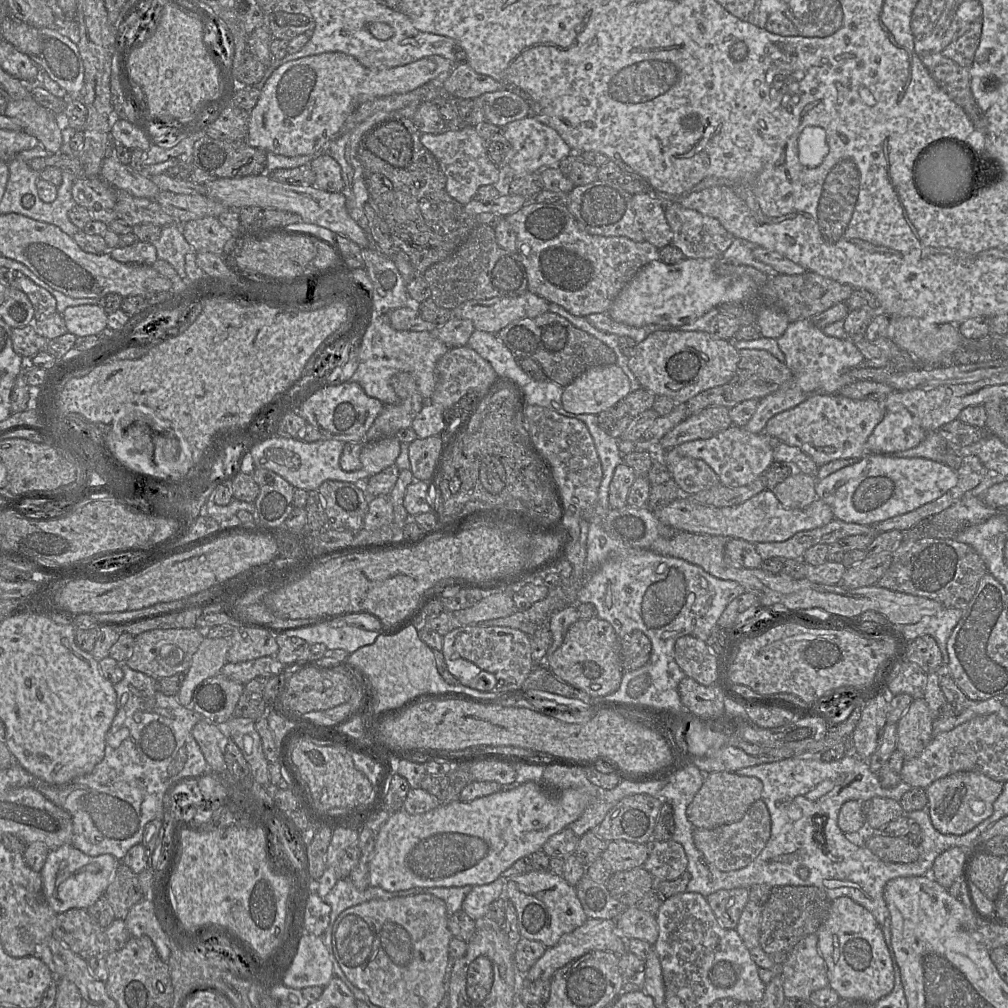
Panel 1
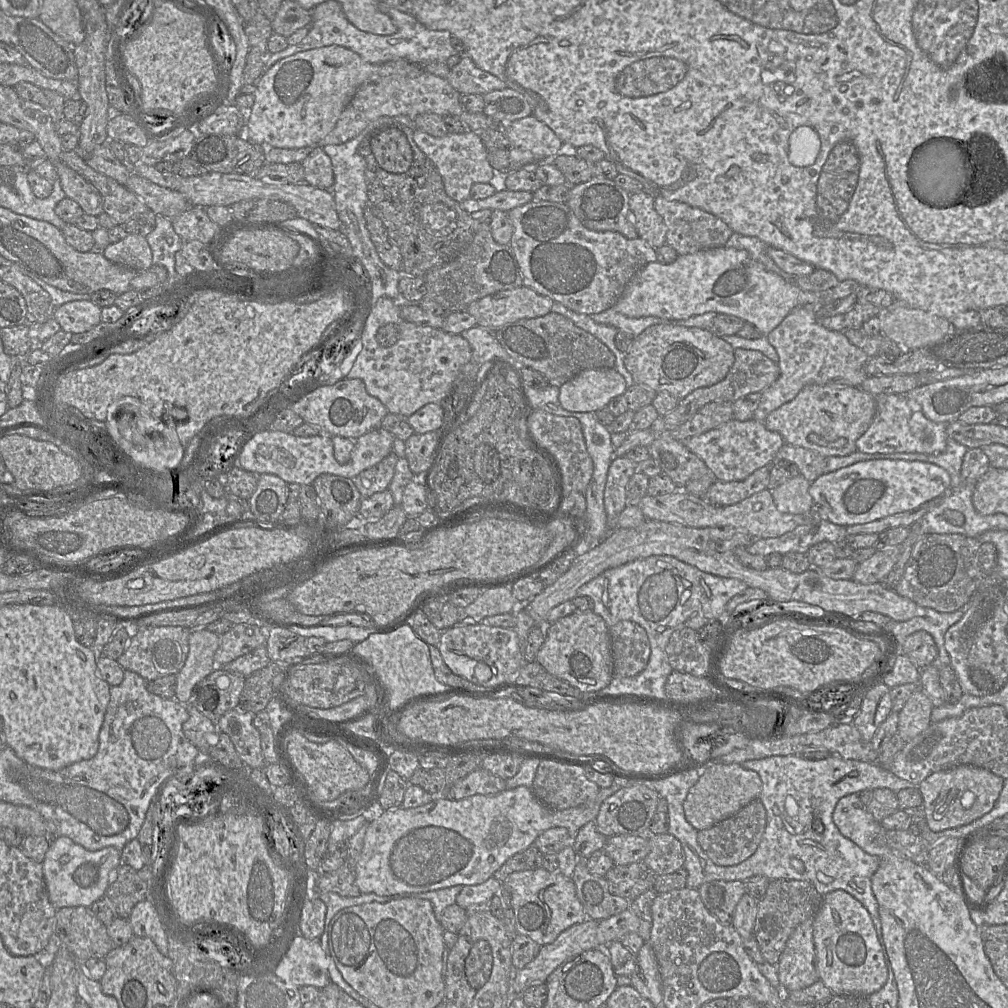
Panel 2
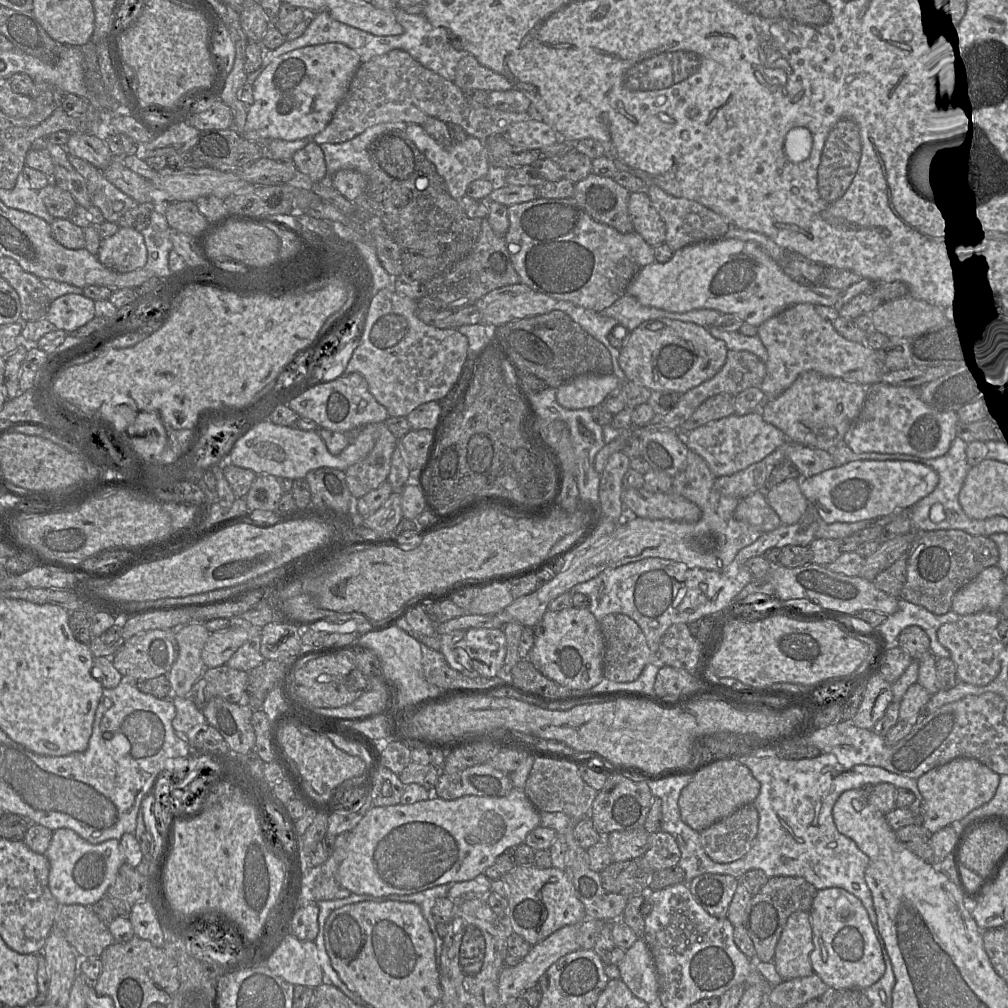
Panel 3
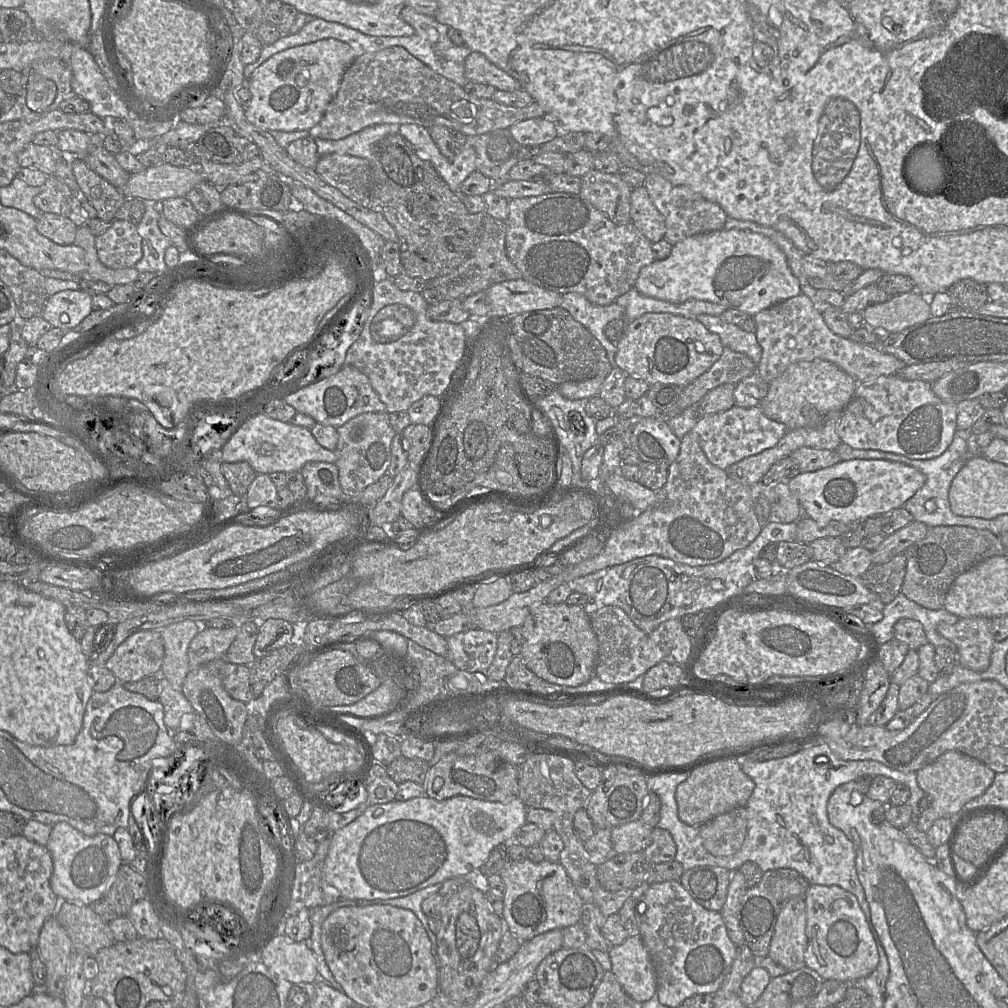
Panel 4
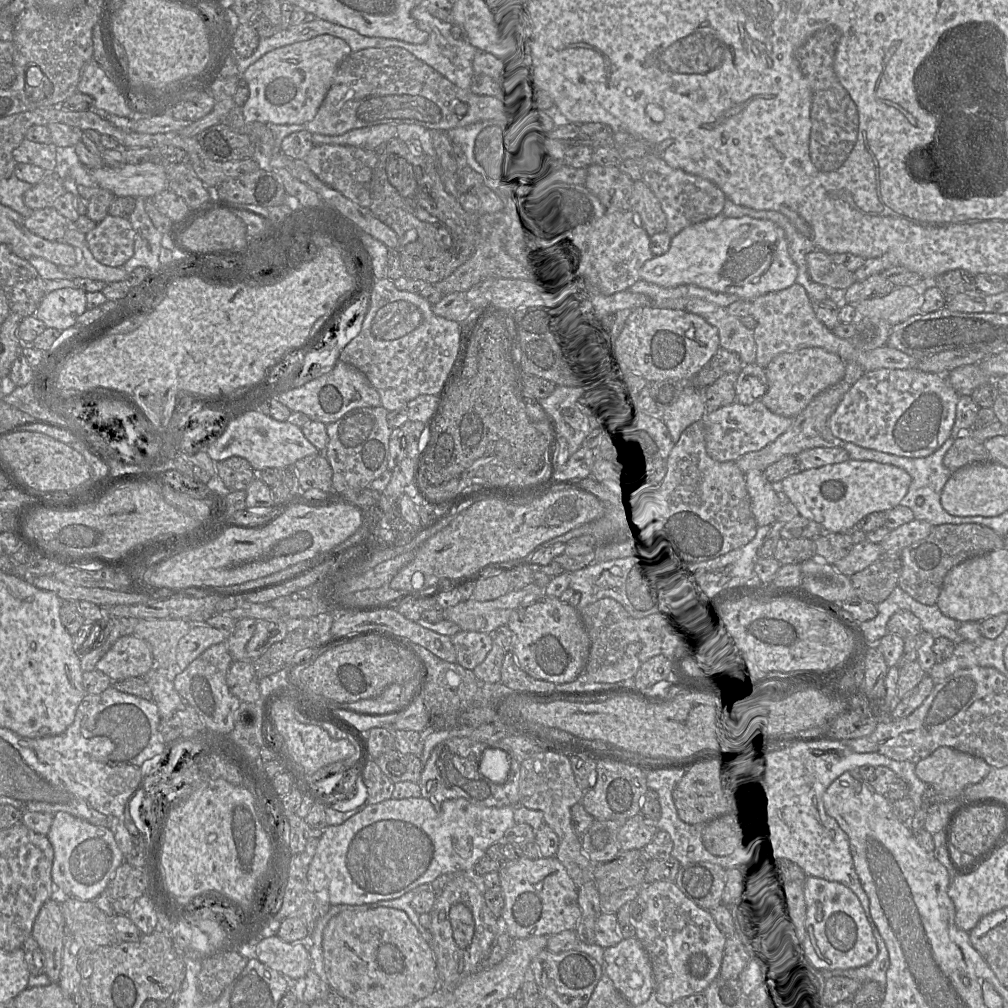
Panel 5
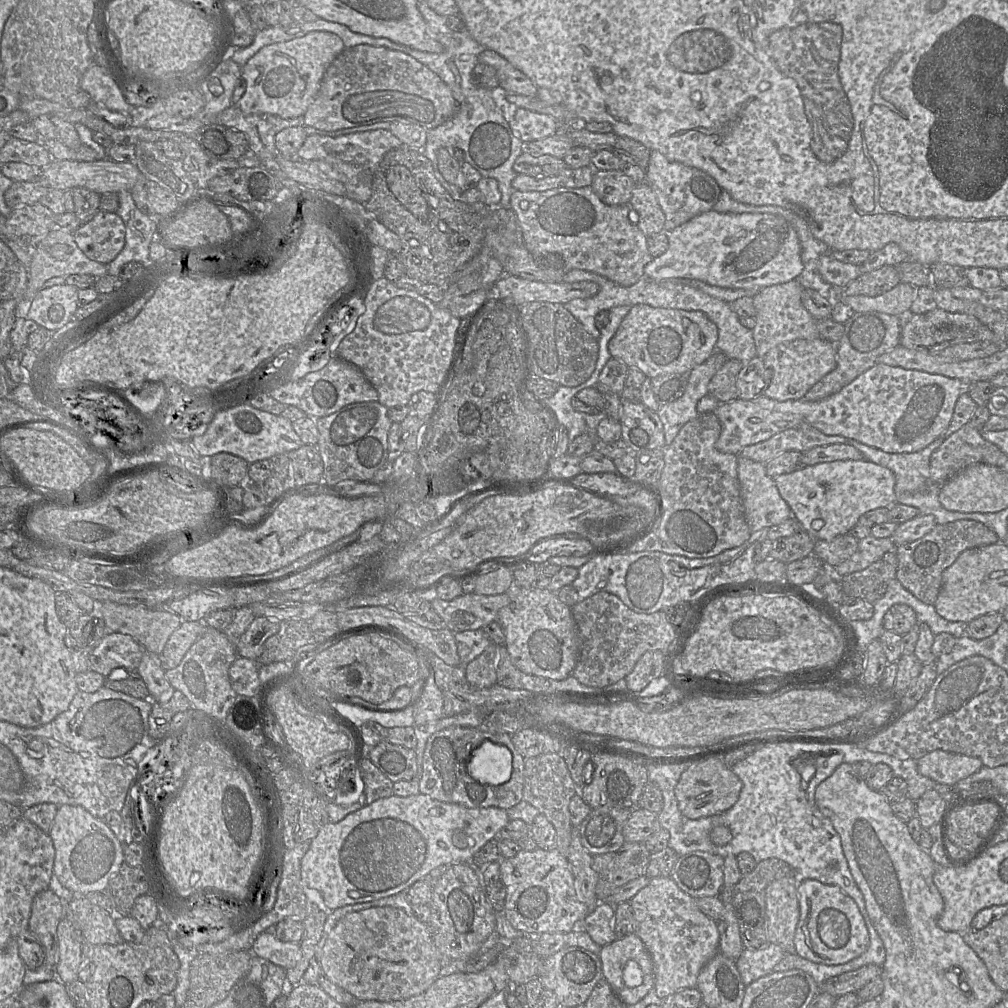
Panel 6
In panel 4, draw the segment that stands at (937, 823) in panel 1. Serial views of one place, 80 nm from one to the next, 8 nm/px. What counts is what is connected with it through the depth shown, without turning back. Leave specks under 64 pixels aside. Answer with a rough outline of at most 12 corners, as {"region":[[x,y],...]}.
{"region":[[948,751],[916,772],[930,797],[926,833],[993,783],[995,772]]}

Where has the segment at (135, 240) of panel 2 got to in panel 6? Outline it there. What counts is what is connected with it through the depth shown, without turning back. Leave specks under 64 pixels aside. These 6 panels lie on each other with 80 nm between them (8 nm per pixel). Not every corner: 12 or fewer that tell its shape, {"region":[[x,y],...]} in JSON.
{"region":[[99,210],[73,232],[80,250],[108,265],[123,250],[125,225]]}

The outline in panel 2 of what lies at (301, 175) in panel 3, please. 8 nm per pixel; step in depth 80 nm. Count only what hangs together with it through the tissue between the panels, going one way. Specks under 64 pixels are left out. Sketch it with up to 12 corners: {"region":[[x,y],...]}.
{"region":[[314,147],[301,164],[304,181],[323,190],[334,184],[332,162]]}

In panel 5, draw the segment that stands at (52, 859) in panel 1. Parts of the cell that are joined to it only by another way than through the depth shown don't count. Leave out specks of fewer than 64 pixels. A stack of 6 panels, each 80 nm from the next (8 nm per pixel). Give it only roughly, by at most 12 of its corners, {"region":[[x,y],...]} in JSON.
{"region":[[54,815],[56,897],[92,901],[124,855],[110,829]]}

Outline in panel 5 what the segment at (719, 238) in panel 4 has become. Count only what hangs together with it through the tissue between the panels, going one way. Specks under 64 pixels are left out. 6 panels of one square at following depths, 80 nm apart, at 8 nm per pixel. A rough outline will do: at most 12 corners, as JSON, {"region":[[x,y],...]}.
{"region":[[721,214],[640,270],[750,301],[797,276],[783,228]]}

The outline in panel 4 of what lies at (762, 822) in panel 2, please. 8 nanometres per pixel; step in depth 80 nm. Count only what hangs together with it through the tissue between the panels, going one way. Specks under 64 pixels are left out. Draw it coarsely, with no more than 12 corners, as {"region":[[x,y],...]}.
{"region":[[745,807],[700,826],[703,846],[730,856],[747,834]]}

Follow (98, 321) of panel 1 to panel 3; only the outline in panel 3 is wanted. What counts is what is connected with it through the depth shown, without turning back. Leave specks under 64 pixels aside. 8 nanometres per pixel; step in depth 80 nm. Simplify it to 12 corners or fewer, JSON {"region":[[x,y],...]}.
{"region":[[75,293],[51,301],[45,318],[73,331],[95,317],[95,301]]}

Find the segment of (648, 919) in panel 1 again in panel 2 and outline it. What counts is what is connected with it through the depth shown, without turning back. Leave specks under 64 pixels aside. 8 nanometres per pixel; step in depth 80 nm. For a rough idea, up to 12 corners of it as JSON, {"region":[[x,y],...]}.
{"region":[[627,909],[599,921],[600,947],[636,933],[647,943],[651,922]]}

